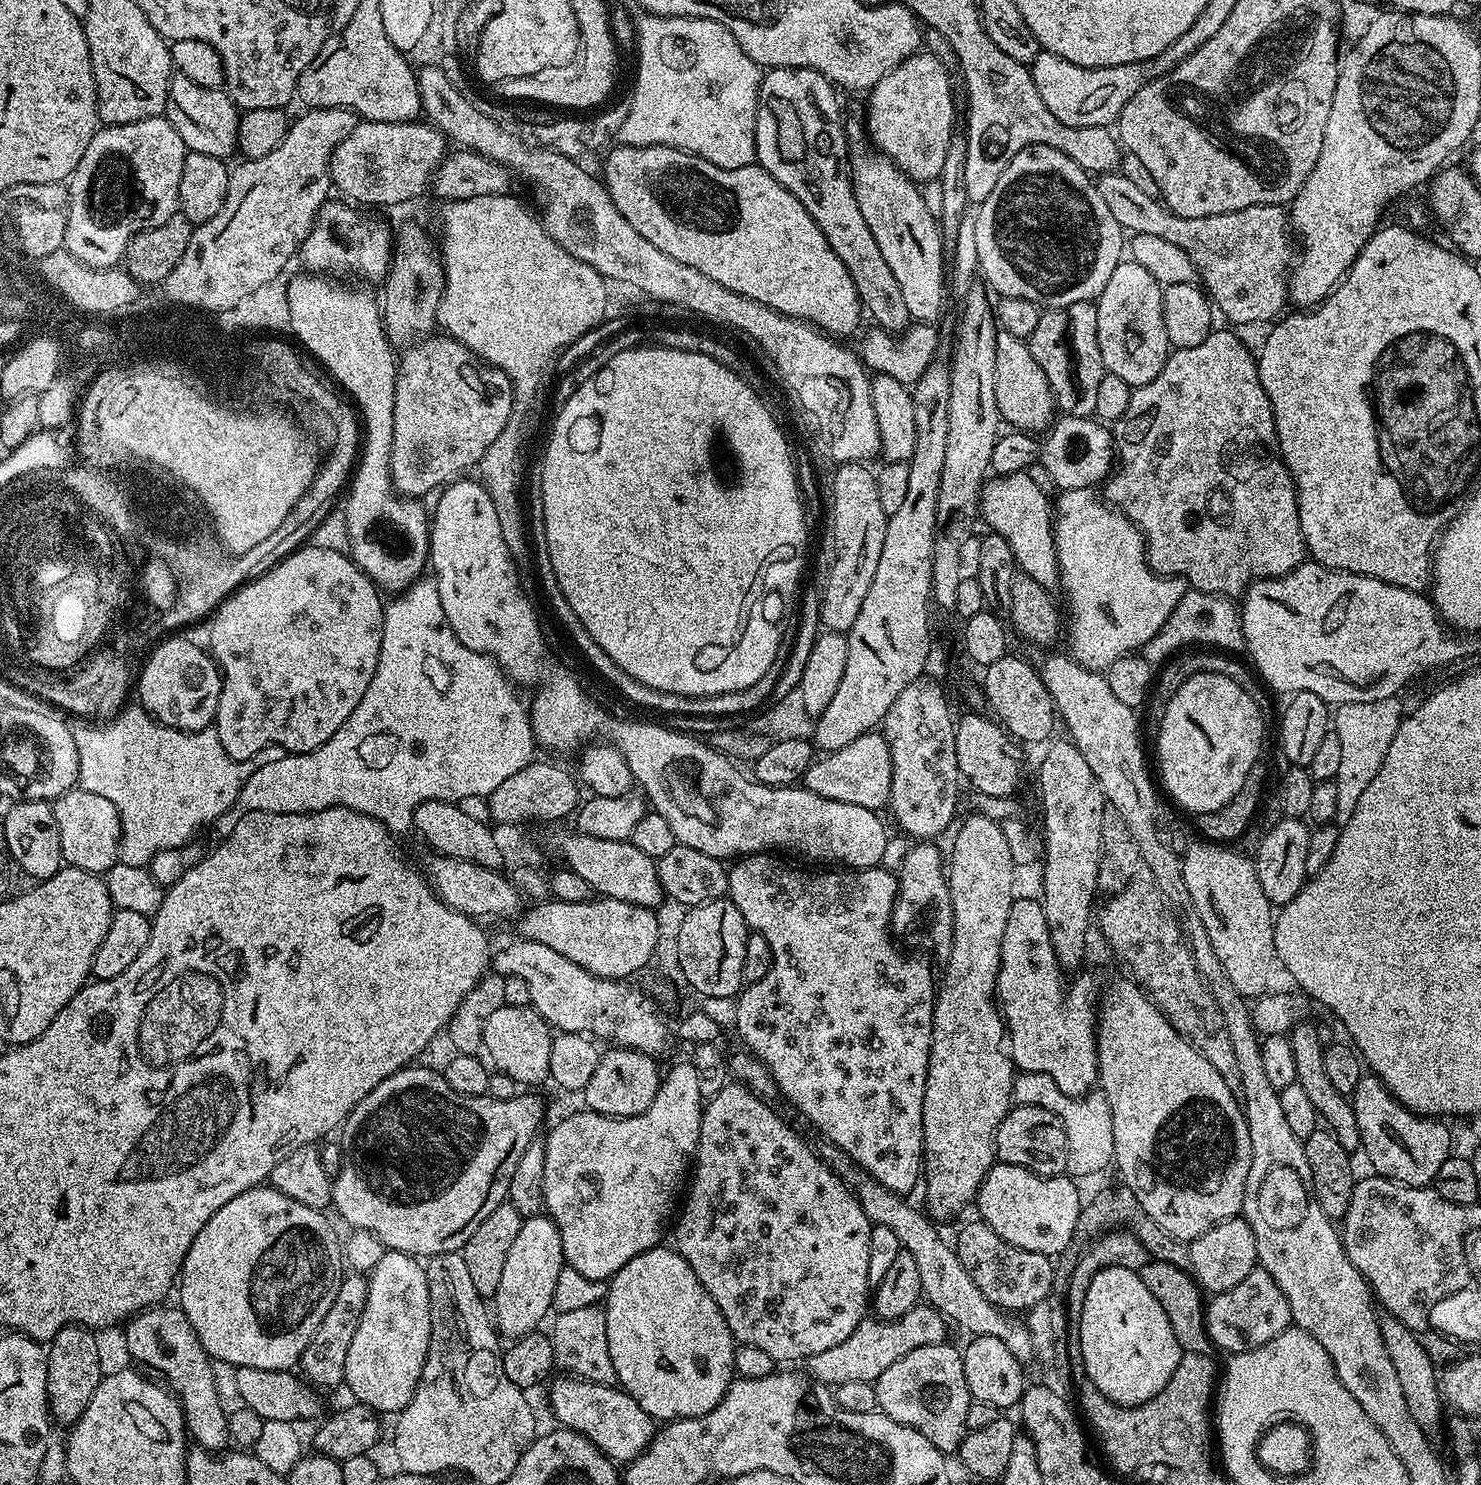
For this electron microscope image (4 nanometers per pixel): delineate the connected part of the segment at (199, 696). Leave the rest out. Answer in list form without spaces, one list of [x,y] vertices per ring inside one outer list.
[[[172,638],[161,639],[151,649],[150,655],[139,669],[138,703],[147,710],[149,716],[168,728],[177,728],[183,732],[201,732],[204,728],[211,728],[220,697],[220,669],[205,649],[203,652],[198,645],[191,644],[188,640],[168,639]]]

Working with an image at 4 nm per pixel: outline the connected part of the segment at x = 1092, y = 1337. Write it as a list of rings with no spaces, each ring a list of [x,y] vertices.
[[[1103,1268],[1094,1274],[1082,1304],[1078,1351],[1085,1364],[1086,1380],[1122,1407],[1154,1398],[1170,1381],[1182,1355],[1166,1311],[1146,1290],[1139,1272],[1128,1268]]]

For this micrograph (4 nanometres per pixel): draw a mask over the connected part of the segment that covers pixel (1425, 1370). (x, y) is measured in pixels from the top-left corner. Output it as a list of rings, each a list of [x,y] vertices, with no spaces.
[[[1384,1314],[1380,1316],[1382,1340],[1386,1342],[1386,1352],[1390,1354],[1390,1362],[1394,1362],[1394,1371],[1398,1374],[1398,1383],[1402,1386],[1402,1394],[1406,1394],[1406,1406],[1410,1406],[1410,1414],[1414,1414],[1414,1422],[1422,1426],[1422,1430],[1435,1434],[1440,1428],[1440,1419],[1444,1416],[1445,1401],[1442,1399],[1442,1384],[1438,1379],[1438,1368],[1432,1365],[1432,1356],[1424,1349],[1424,1344],[1417,1333],[1412,1332],[1398,1318]]]

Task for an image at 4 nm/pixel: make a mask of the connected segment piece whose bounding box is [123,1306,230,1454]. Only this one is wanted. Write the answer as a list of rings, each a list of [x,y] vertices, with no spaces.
[[[178,1306],[164,1307],[145,1308],[127,1321],[123,1329],[124,1344],[129,1354],[137,1360],[135,1363],[149,1373],[157,1372],[152,1374],[159,1377],[179,1400],[180,1409],[184,1411],[187,1435],[207,1452],[223,1453],[230,1444],[229,1413],[224,1410],[220,1392],[216,1389],[216,1372],[212,1369],[214,1361],[202,1346],[198,1334],[194,1334],[194,1326],[190,1326],[183,1310]]]

